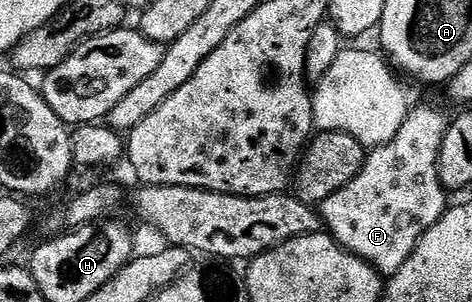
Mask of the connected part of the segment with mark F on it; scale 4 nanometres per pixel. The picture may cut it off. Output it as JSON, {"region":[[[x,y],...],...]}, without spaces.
{"region":[[[430,105],[411,108],[410,114],[404,119],[404,127],[400,127],[396,133],[396,139],[369,150],[359,174],[320,204],[320,221],[325,232],[349,253],[367,261],[383,278],[393,277],[396,271],[400,271],[400,267],[404,267],[404,263],[408,263],[408,255],[416,251],[422,236],[447,211],[448,190],[440,183],[438,160],[450,123],[449,116],[445,117],[440,110]]]}

